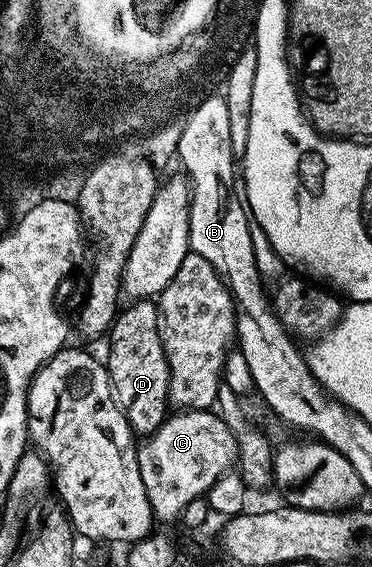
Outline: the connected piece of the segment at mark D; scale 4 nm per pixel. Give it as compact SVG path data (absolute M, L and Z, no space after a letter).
M151 299L137 300L119 313L107 333L106 367L115 396L137 437L147 438L161 428L170 412L168 387L170 370L160 337L160 309Z

